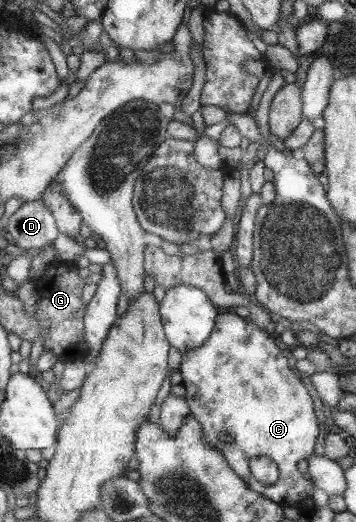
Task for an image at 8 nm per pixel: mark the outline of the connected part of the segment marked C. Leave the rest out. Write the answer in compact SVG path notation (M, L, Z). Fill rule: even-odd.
M219 314L214 320L213 332L200 347L180 353L178 372L182 378L180 384L185 388L182 397L196 421L203 428L206 443L221 451L229 466L240 475L248 486L257 494L264 496L271 502L283 506L297 506L301 496L311 495L312 483L305 480L297 471L295 464L313 452L315 440L319 436L317 420L311 410L311 396L305 386L291 374L287 360L275 346L275 342L257 326L247 324L243 318L235 314ZM229 436L230 441L219 439ZM266 456L275 462L279 477L273 484L261 484L251 476L248 462L250 458Z

